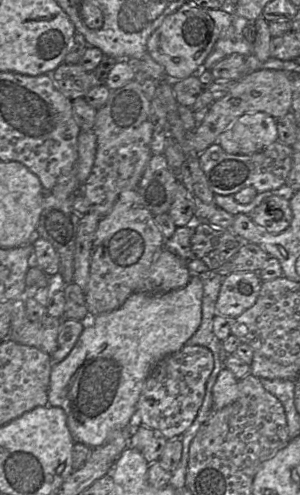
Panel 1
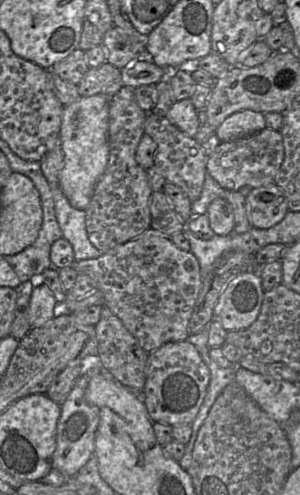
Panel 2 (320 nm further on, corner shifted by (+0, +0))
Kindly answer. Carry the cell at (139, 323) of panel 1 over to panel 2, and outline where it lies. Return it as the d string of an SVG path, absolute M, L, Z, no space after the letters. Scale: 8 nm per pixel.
M85 374L80 375L65 402L60 406L61 414L56 427L56 449L53 454L53 468L67 477L74 477L94 455L96 430L99 424L99 409L90 405L84 396L89 378Z

